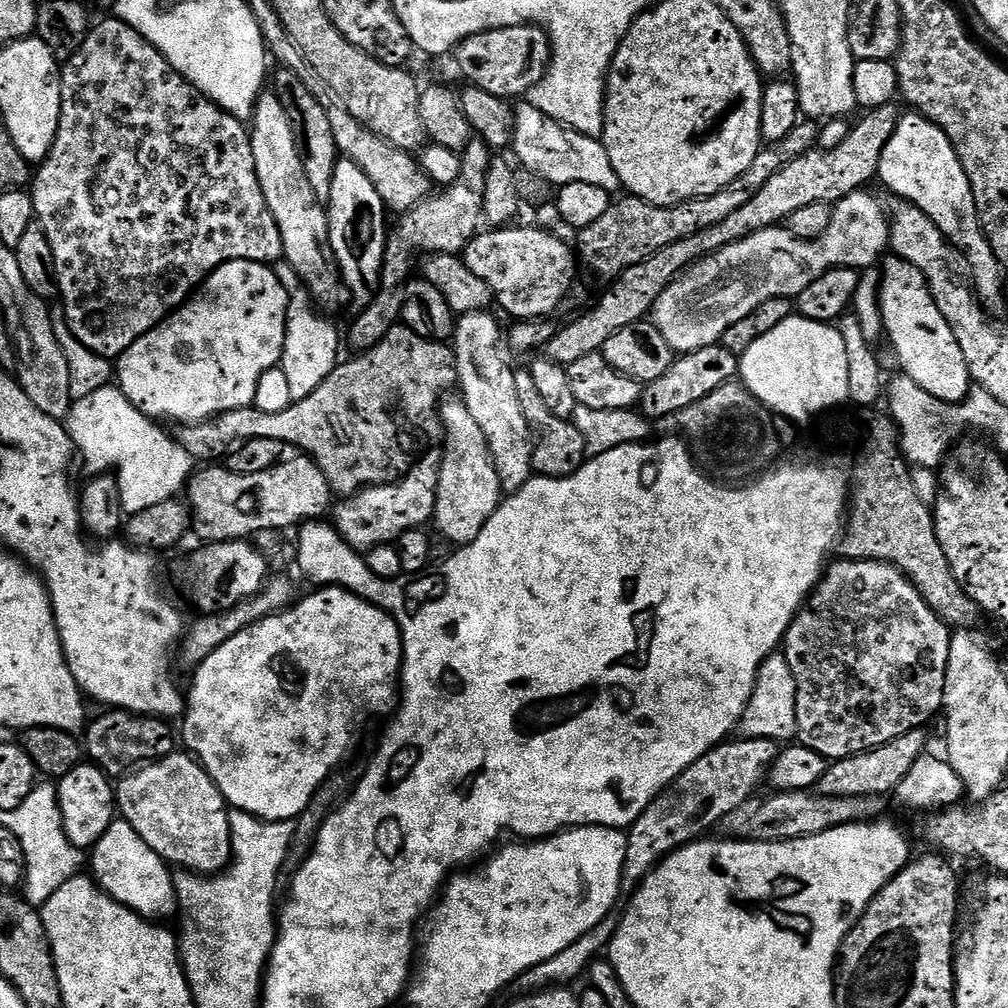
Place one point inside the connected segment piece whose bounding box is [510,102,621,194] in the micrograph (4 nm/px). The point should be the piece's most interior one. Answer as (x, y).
(559, 155)

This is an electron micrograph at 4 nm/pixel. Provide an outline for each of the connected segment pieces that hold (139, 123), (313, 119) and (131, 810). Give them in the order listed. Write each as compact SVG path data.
M111 18L89 31L86 42L63 65L60 74L60 125L54 138L54 146L46 159L40 161L30 184L30 195L34 202L36 220L42 226L50 246L54 250L56 283L58 296L70 330L82 346L94 350L94 354L119 358L138 338L142 338L156 325L162 323L168 315L175 312L208 279L211 272L221 268L229 260L252 260L256 264L272 266L284 255L282 234L274 214L266 206L262 186L254 166L252 137L245 121L234 118L219 108L210 97L204 96L191 84L162 53L155 48L138 30L134 30L124 20Z
M281 67L279 71L274 85L276 97L282 102L292 123L292 129L296 132L296 145L300 151L302 166L306 170L306 179L310 182L310 190L314 190L317 200L326 202L330 198L330 186L334 182L334 170L338 159L334 134L330 131L330 118L326 118L326 110L322 110L318 98L314 98L314 94L306 90L298 74L286 67Z
M177 750L170 756L129 771L121 780L124 781L117 783L114 788L119 815L130 822L134 830L138 830L138 838L142 838L142 842L146 842L154 854L163 858L165 864L177 864L177 869L197 874L219 874L227 868L232 858L232 835L228 821L230 808L199 760Z

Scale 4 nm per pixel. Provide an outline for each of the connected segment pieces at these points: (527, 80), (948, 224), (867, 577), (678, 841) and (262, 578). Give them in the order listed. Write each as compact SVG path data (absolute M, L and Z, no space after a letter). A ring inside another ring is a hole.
M519 24L474 34L456 45L455 56L461 74L468 79L471 87L481 88L486 90L486 94L512 102L527 97L524 95L528 91L531 93L543 85L540 83L544 75L549 75L552 63L552 44L548 41L548 33L539 24Z
M919 114L901 115L898 126L894 130L894 138L890 138L890 142L886 142L886 150L882 150L878 180L881 180L894 195L901 196L899 198L901 201L916 205L918 210L922 210L922 214L926 214L926 218L930 218L930 222L938 226L938 230L942 230L947 240L960 251L965 265L970 269L976 295L985 305L998 303L1000 295L1004 292L1006 269L998 262L990 242L984 237L972 187L966 178L966 170L962 170L962 162L958 162L958 154L950 138L946 138L944 131Z
M837 559L825 567L824 575L812 589L812 595L804 601L804 607L788 627L782 641L782 655L794 674L796 683L796 734L795 739L805 744L810 750L825 756L829 762L850 758L859 752L874 750L878 746L888 744L894 738L905 736L910 730L924 728L932 715L939 713L944 707L944 691L946 690L946 666L950 658L950 629L928 603L918 594L918 590L900 573L893 564L881 560L846 560Z
M739 737L732 738L724 743L716 745L702 758L692 763L686 771L679 776L668 788L656 796L654 802L650 804L637 818L632 827L627 831L626 857L623 862L622 878L620 879L621 889L625 893L631 894L639 888L641 881L653 871L661 860L675 852L677 848L691 843L701 837L704 830L714 828L726 814L740 806L759 789L757 788L762 780L767 779L771 773L772 764L780 753L779 743L775 740L762 739L760 737Z
M247 539L208 542L201 548L204 549L185 562L184 573L180 576L184 592L189 602L197 608L197 613L219 612L222 605L224 608L238 606L251 596L258 595L269 579L267 558Z

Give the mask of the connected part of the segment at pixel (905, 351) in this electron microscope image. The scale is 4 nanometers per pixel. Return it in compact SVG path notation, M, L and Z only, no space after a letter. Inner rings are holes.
M895 254L882 264L880 309L887 339L898 352L903 374L942 402L957 404L964 400L970 391L970 377L966 358L962 358L962 346L958 346L950 322L938 310L926 278L910 261Z

